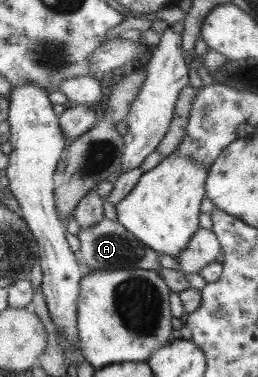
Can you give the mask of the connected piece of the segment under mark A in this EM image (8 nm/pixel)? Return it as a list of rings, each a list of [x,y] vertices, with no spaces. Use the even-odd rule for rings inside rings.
[[[103,216],[96,225],[79,229],[76,237],[79,240],[78,262],[84,268],[84,272],[138,268],[154,270],[159,267],[157,253],[142,245],[142,242],[128,233],[117,220]]]

